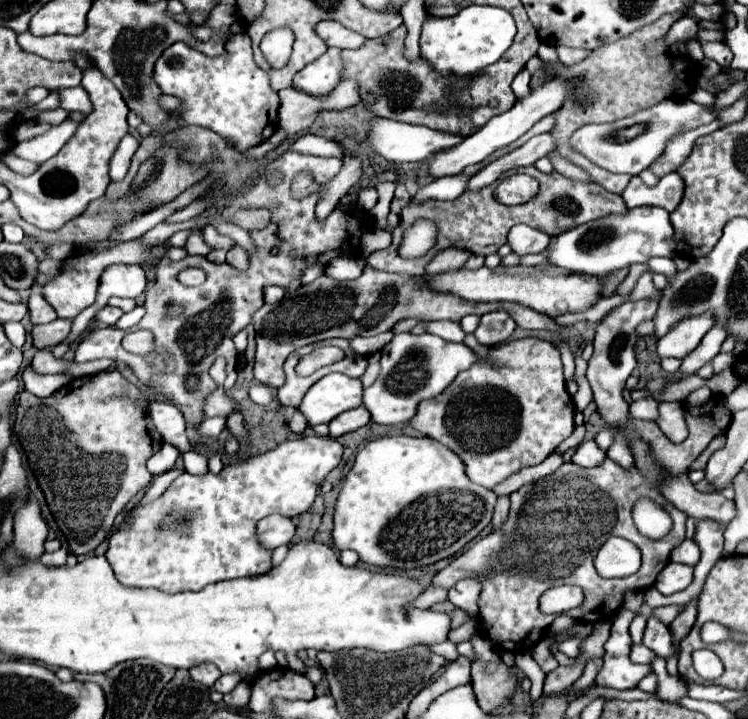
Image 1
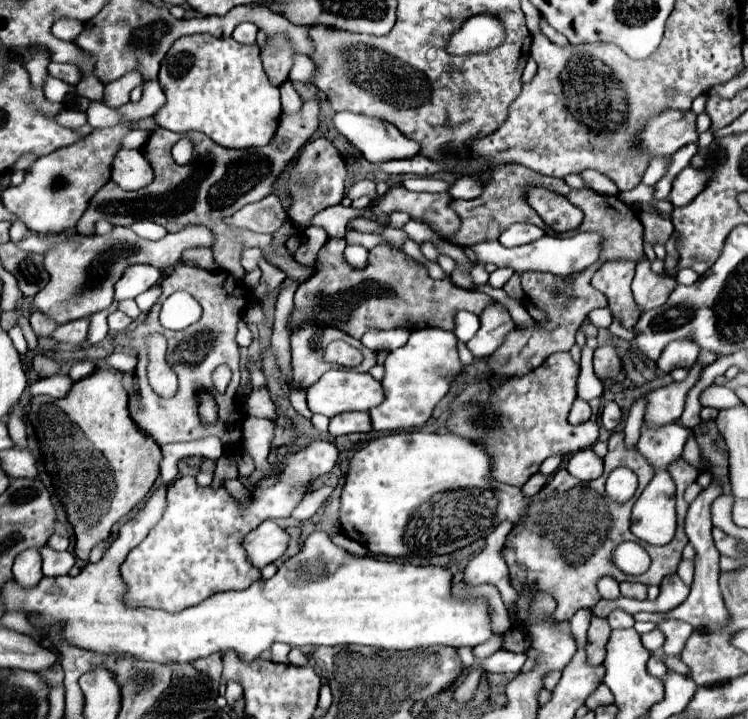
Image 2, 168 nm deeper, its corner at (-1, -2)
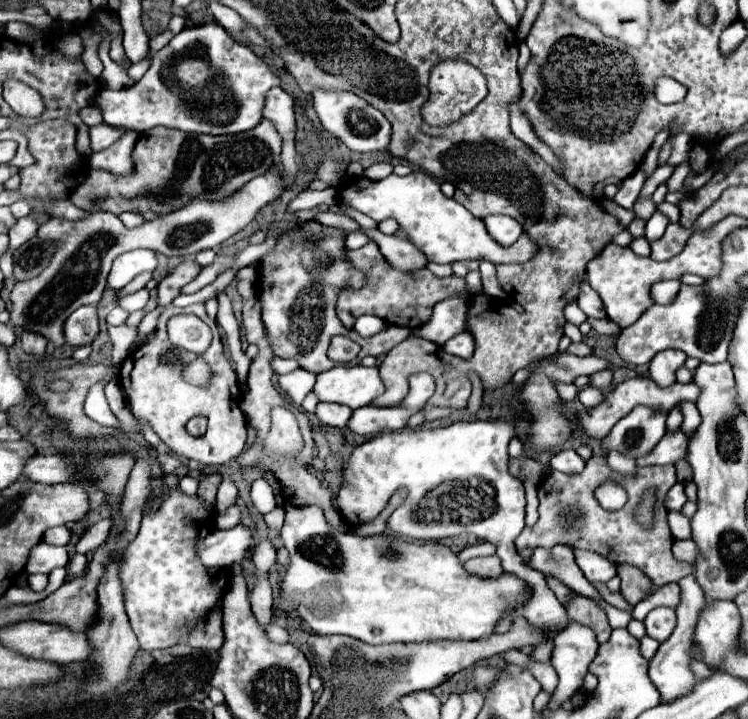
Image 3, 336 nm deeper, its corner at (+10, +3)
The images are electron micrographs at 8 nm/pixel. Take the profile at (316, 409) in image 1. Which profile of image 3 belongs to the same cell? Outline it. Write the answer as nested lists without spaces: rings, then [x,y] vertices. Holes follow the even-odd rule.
[[[338,365],[318,375],[314,391],[320,401],[342,403],[350,409],[358,409],[384,393],[384,383],[380,381],[378,367]]]

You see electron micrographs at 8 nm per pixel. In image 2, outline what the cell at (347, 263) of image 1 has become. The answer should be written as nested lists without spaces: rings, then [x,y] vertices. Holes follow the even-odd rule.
[[[347,246],[345,258],[353,268],[363,268],[367,264],[367,248],[363,246]]]

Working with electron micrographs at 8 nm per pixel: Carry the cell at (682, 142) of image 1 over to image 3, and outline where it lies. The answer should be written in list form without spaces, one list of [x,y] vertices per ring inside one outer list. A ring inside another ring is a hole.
[[[644,199],[644,201],[636,201],[634,203],[634,213],[642,221],[648,221],[654,211],[656,211],[656,205],[652,203],[652,199]]]

